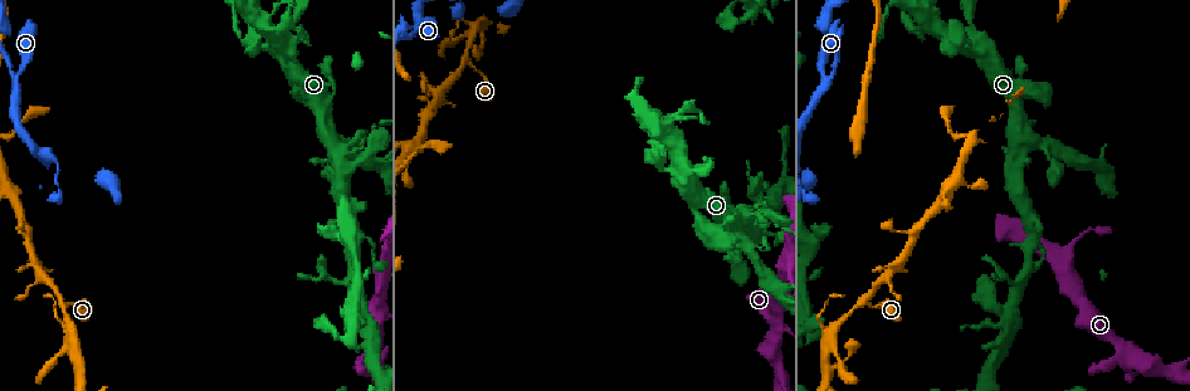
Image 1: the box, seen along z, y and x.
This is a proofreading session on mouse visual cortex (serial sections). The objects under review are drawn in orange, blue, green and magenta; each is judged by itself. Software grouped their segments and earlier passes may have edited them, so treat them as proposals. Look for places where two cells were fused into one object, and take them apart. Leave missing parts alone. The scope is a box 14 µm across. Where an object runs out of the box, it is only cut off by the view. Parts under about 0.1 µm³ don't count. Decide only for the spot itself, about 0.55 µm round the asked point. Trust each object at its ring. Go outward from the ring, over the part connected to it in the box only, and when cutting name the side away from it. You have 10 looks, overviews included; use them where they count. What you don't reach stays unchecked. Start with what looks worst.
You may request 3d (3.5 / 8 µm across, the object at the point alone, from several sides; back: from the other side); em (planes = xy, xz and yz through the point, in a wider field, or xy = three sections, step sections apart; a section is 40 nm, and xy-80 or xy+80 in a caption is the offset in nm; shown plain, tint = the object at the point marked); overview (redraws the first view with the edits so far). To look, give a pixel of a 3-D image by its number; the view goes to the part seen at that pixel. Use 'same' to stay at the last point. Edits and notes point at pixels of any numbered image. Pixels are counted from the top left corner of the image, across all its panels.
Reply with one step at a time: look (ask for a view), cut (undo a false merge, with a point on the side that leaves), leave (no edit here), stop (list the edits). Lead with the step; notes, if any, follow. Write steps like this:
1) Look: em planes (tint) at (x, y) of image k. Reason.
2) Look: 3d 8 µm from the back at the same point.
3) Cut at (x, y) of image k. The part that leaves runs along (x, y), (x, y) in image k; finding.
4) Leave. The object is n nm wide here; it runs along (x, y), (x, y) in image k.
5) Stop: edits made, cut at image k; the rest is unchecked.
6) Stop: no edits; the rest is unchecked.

Look: 3d 3.5 µm at (66, 305) of image 1. Thick turns thin.

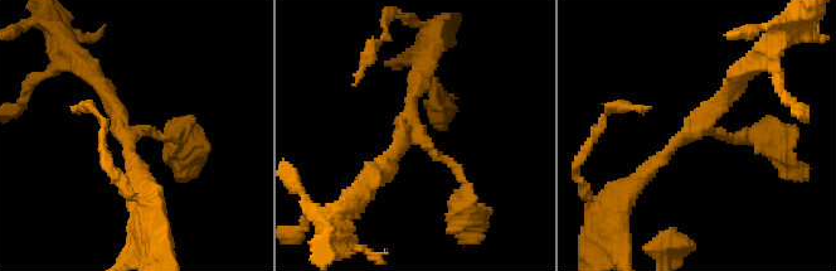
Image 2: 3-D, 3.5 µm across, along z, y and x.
Look: em xy step 3 (tint) at (131, 134) of image 2. 3 arms meet here; the arms are 150, 200, 200 nm wide.

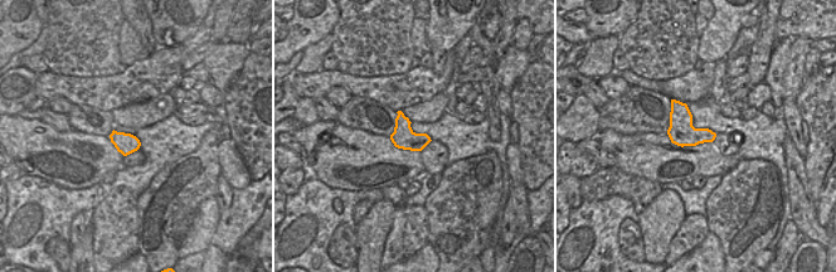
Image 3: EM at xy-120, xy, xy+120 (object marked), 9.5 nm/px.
Look: em planes (tint) at the same point.

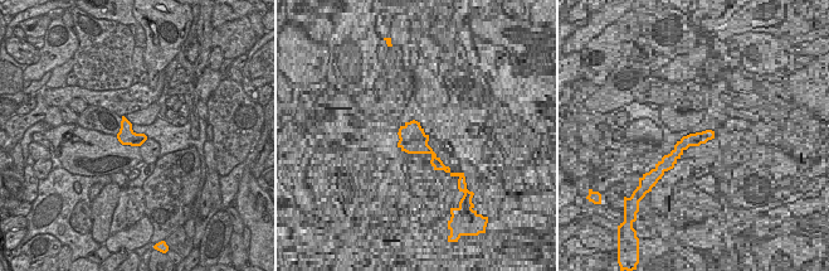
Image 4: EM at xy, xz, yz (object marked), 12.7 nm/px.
Leave. The object is 220 nm wide here; it runs along (180, 135), (126, 131), (92, 73) in image 2; all the same cell.

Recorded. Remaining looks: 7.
Look: 3d 3.5 µm at (828, 79) of image 1. Three-way junction.

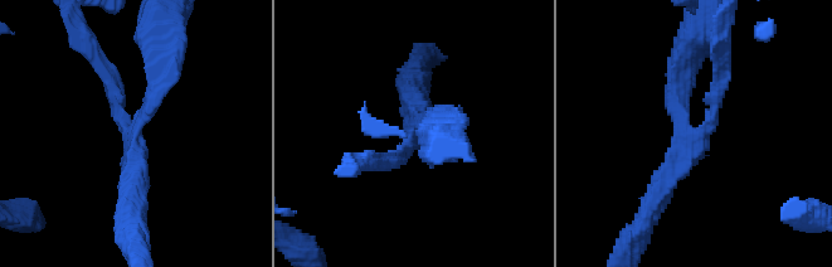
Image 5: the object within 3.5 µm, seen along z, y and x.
Look: em xy step 5 (tint) at (133, 140) of image 5. Need the tissue.

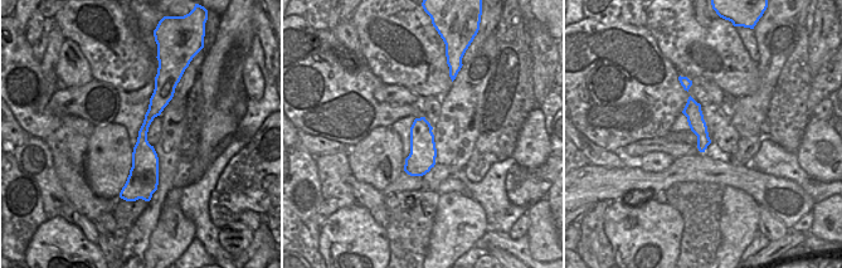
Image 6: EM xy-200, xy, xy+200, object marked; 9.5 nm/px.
Leave. All the same cell.

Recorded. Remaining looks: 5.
Look: 3d 3.5 µm at (1013, 167) of image 1. Abrupt turn.

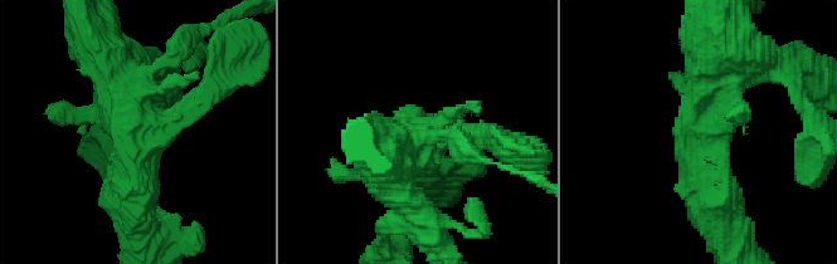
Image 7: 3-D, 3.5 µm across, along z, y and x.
Look: em planes (tint) at (160, 127) of image 7.

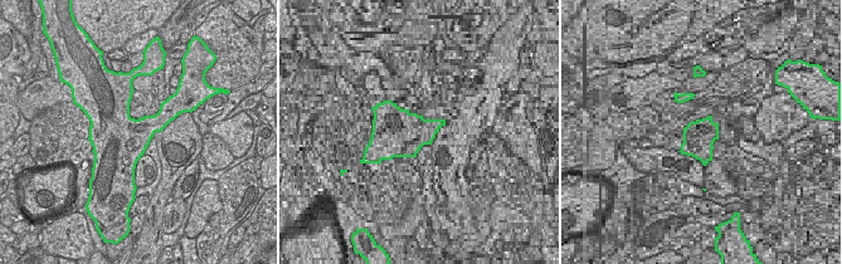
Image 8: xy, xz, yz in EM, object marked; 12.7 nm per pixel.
Leave. It runs along (101, 54), (132, 104), (132, 213) in image 7; all the same cell.

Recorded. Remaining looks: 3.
Look: 3d 3.5 µm from the back at (1126, 350) of image 1. Sharp bend.

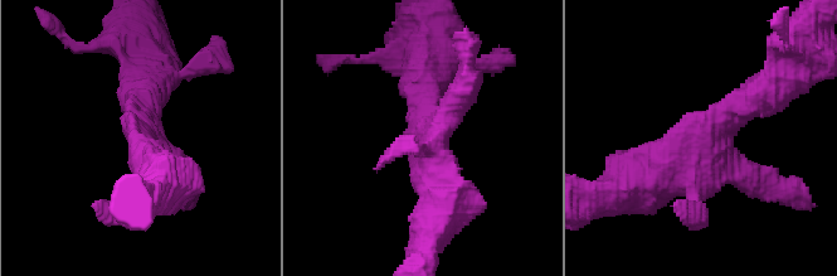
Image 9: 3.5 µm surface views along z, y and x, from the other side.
Look: em xy step 1 (tint) at (144, 139) of image 9. 4 arms meet here; the arms are 350, 350, 450, 500 nm wide.

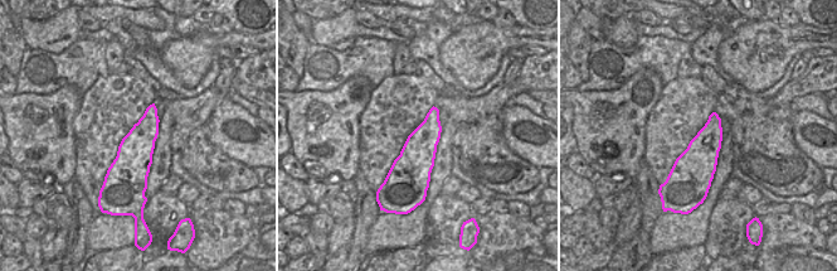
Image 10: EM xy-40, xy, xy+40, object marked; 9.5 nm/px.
Leave. It runs along (770, 83), (694, 154), (642, 180) in image 9; all the same cell.

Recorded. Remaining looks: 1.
Stop: no edits; the rest is unchecked.

